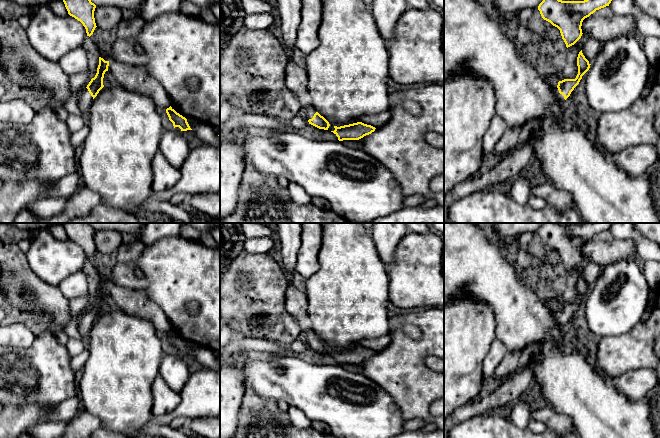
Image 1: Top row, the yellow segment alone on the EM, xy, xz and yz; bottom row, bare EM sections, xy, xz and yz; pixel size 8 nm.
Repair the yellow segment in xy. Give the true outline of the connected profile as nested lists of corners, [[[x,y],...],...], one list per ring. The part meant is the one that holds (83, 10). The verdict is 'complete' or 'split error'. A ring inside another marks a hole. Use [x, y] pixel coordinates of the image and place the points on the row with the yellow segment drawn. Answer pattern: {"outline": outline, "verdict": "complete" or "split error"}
{"outline": [[[63,0],[68,14],[80,21],[86,29],[87,36],[91,36],[96,23],[94,11],[96,5],[91,0]]], "verdict": "complete"}

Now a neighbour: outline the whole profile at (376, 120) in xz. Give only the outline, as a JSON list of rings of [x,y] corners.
[[[381,112],[378,114],[363,116],[360,118],[360,122],[378,128],[387,123],[389,119],[390,119],[389,112]]]

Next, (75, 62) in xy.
[[[83,47],[75,48],[57,62],[68,76],[85,73],[88,70],[87,53]]]

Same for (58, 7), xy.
[[[54,0],[48,4],[51,10],[58,16],[69,15],[63,0]]]

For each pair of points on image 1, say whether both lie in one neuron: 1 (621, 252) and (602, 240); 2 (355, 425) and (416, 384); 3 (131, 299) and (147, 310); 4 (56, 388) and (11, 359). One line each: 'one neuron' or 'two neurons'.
1: one neuron
2: two neurons
3: one neuron
4: one neuron

